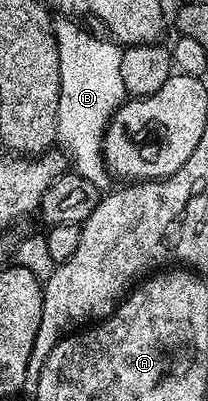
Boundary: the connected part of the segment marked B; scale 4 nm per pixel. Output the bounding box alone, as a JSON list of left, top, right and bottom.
[55,17,127,189]

